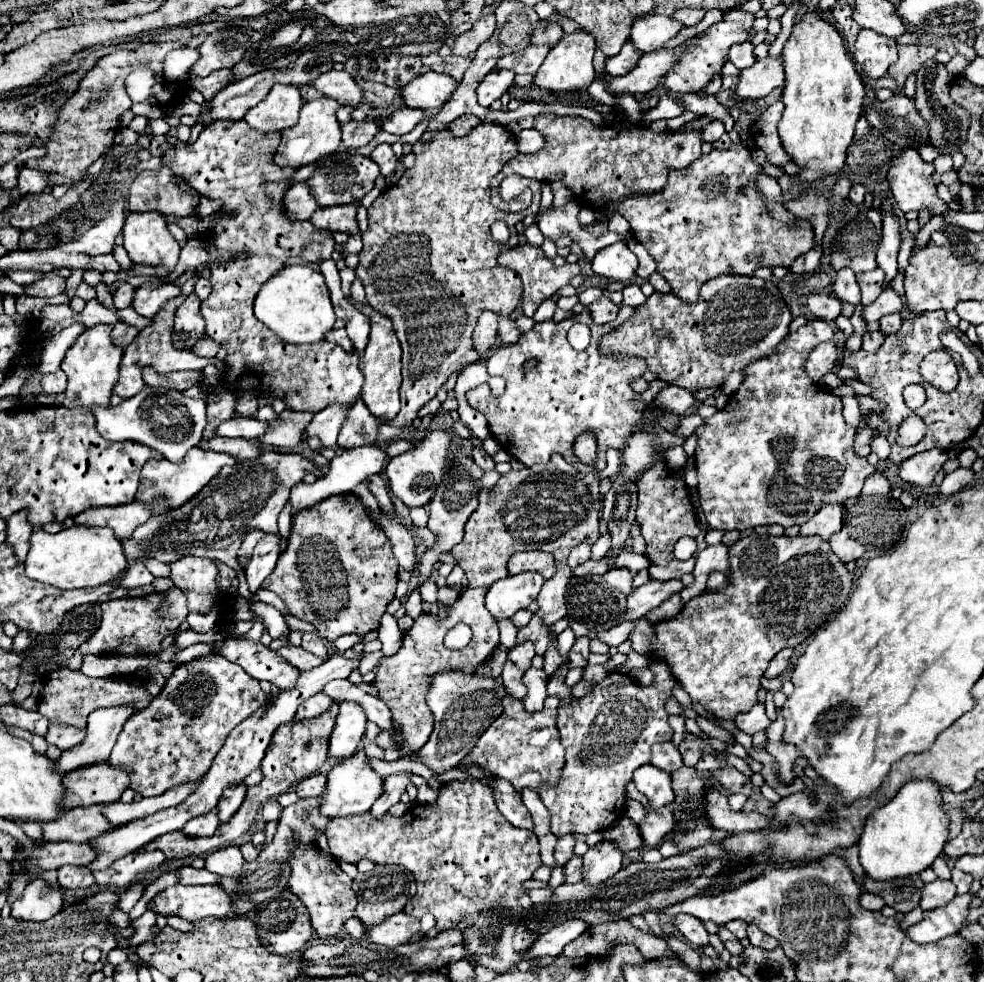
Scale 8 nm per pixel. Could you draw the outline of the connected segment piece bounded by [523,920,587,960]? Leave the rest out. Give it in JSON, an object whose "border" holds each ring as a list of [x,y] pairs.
{"border":[[[567,920],[549,932],[541,934],[531,948],[523,954],[523,960],[529,958],[539,958],[539,956],[559,956],[563,948],[573,942],[577,936],[581,936],[587,930],[587,924],[583,920]]]}

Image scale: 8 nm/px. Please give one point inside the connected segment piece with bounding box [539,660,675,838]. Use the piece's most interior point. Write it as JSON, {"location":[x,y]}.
{"location":[607,735]}

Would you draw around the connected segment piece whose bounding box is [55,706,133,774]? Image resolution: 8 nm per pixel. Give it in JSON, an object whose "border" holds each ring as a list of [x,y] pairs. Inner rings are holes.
{"border":[[[113,706],[113,708],[97,708],[89,714],[87,720],[87,736],[85,740],[69,748],[61,754],[55,768],[59,772],[67,774],[81,766],[91,766],[97,762],[107,762],[111,748],[115,746],[115,740],[119,732],[123,730],[123,724],[133,716],[131,706]]]}

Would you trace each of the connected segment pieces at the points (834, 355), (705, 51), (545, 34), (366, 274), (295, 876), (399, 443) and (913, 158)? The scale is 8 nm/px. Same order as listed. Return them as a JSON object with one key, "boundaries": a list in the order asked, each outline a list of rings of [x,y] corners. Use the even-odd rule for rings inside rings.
{"boundaries":[[[[833,340],[819,344],[811,354],[805,364],[805,372],[811,376],[811,380],[819,382],[825,374],[833,372],[839,362],[839,350]]],[[[729,10],[723,14],[723,18],[713,24],[709,30],[705,30],[699,38],[689,40],[689,44],[683,46],[683,54],[679,56],[677,64],[665,74],[663,84],[671,94],[685,94],[685,92],[699,92],[705,88],[705,84],[715,76],[721,74],[723,64],[729,60],[727,52],[733,44],[745,42],[747,34],[753,26],[755,16],[749,12],[741,12],[741,10]]],[[[543,20],[541,24],[535,26],[535,30],[533,30],[533,34],[531,34],[531,44],[535,44],[535,46],[547,44],[547,46],[553,48],[553,46],[561,40],[561,36],[563,36],[561,26],[557,26],[557,24],[547,24],[547,22]]],[[[483,122],[483,124],[475,126],[475,128],[473,128],[467,136],[463,136],[463,138],[455,138],[449,130],[443,130],[443,132],[435,134],[435,138],[433,138],[429,144],[425,144],[425,142],[415,142],[415,144],[413,144],[413,154],[415,154],[415,166],[413,166],[411,170],[407,170],[405,176],[403,176],[393,188],[387,188],[387,190],[371,204],[371,208],[369,208],[369,228],[367,228],[367,232],[363,234],[363,252],[359,254],[359,266],[357,266],[357,270],[355,270],[355,272],[357,272],[357,278],[359,278],[359,280],[363,282],[363,286],[365,286],[367,302],[369,302],[377,312],[381,312],[381,314],[385,314],[385,316],[391,316],[393,328],[395,328],[397,338],[399,338],[401,348],[403,348],[401,410],[399,410],[399,414],[395,416],[395,420],[381,420],[383,424],[399,426],[399,428],[407,428],[407,426],[413,424],[413,420],[417,418],[417,412],[419,412],[431,398],[435,398],[435,392],[447,382],[447,378],[449,378],[453,372],[463,370],[465,366],[469,366],[471,362],[475,362],[475,360],[473,360],[473,358],[475,358],[475,350],[471,348],[471,332],[473,332],[473,328],[475,328],[475,324],[477,324],[477,320],[479,320],[479,312],[491,310],[491,312],[495,312],[495,314],[509,316],[509,314],[519,306],[519,302],[521,302],[521,298],[523,298],[523,284],[521,284],[521,280],[519,280],[519,274],[517,274],[515,270],[501,268],[501,266],[497,264],[497,256],[499,256],[503,250],[511,248],[513,244],[519,244],[515,224],[517,224],[519,220],[523,220],[525,216],[529,216],[529,214],[535,216],[537,210],[539,210],[539,206],[541,206],[541,192],[537,194],[537,198],[533,198],[533,202],[531,202],[531,206],[529,206],[527,210],[517,212],[517,214],[513,214],[513,212],[503,212],[503,210],[499,210],[499,208],[493,208],[493,204],[489,202],[489,198],[491,198],[491,192],[489,192],[489,190],[491,190],[491,188],[489,188],[489,186],[491,186],[491,178],[497,176],[497,174],[501,172],[503,164],[505,164],[507,160],[511,160],[511,158],[517,154],[517,138],[515,138],[505,126]],[[497,220],[505,220],[507,226],[509,226],[509,234],[511,234],[511,236],[509,236],[509,240],[507,240],[505,244],[501,244],[501,242],[497,242],[497,240],[491,238],[491,224],[497,222]]],[[[299,844],[289,862],[291,862],[289,888],[305,904],[313,930],[321,940],[337,936],[343,930],[345,922],[355,916],[357,894],[351,890],[351,878],[339,868],[333,856],[325,854],[317,846]]],[[[395,440],[395,442],[389,444],[387,454],[389,454],[389,456],[397,456],[397,454],[403,454],[403,452],[411,450],[413,446],[415,446],[415,442],[411,442],[411,440]]],[[[905,148],[891,164],[887,172],[887,180],[891,186],[891,194],[897,206],[903,212],[929,208],[935,214],[947,212],[947,204],[937,198],[935,182],[933,182],[933,164],[925,162],[919,156],[917,148]]]]}

